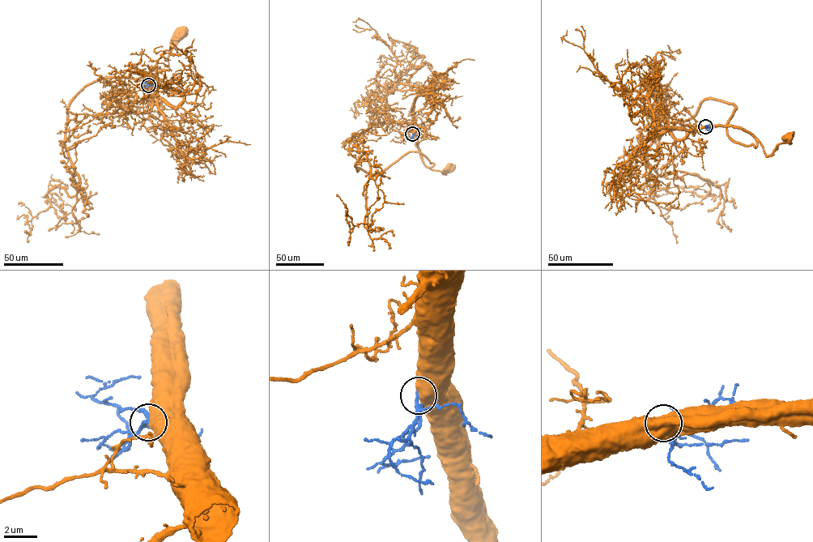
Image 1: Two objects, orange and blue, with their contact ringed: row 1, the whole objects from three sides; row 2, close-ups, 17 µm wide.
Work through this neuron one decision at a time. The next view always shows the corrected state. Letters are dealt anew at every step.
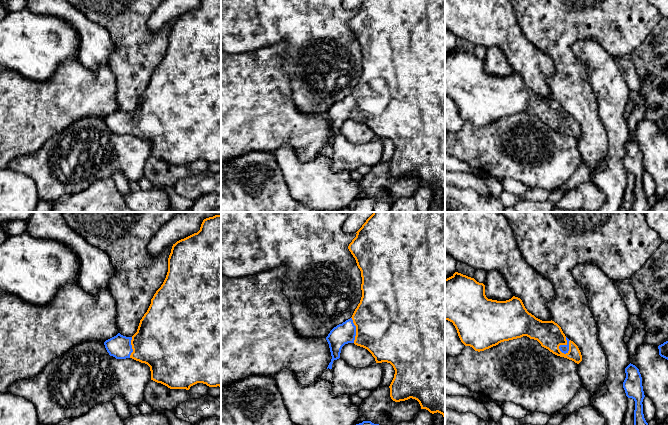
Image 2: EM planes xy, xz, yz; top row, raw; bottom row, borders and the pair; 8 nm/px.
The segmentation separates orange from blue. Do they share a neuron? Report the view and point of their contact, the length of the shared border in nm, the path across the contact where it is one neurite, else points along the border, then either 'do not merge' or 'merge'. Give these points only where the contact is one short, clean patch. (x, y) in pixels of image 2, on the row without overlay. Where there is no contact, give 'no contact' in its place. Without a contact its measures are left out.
meets orange in yz at (569, 122); contact 140 nm long; runs through yz (549, 110), (559, 120), (569, 122), (564, 125); merge

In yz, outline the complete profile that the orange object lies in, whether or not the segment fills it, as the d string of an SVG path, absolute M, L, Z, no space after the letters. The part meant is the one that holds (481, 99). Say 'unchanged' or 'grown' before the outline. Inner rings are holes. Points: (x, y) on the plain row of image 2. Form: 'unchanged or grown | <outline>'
grown | M455 48L445 55L445 96L453 99L461 118L475 127L484 127L501 118L523 112L537 116L553 130L579 140L582 131L578 122L569 116L554 97L542 97L529 89L522 76L513 72L506 77L488 75L485 61L474 54Z

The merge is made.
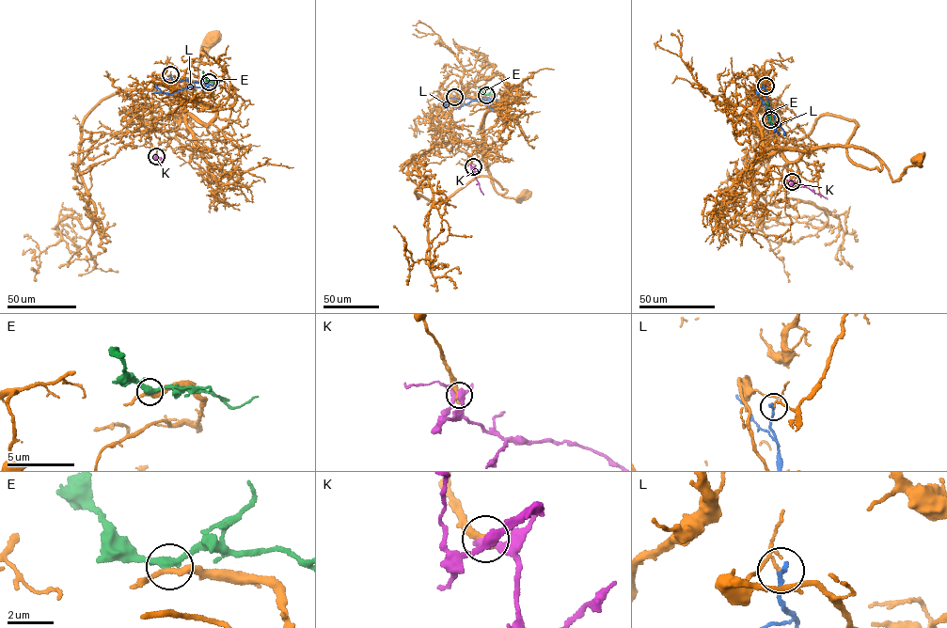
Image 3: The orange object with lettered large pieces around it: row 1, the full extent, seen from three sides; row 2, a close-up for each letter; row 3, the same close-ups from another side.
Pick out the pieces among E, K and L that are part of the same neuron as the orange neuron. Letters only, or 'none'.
none

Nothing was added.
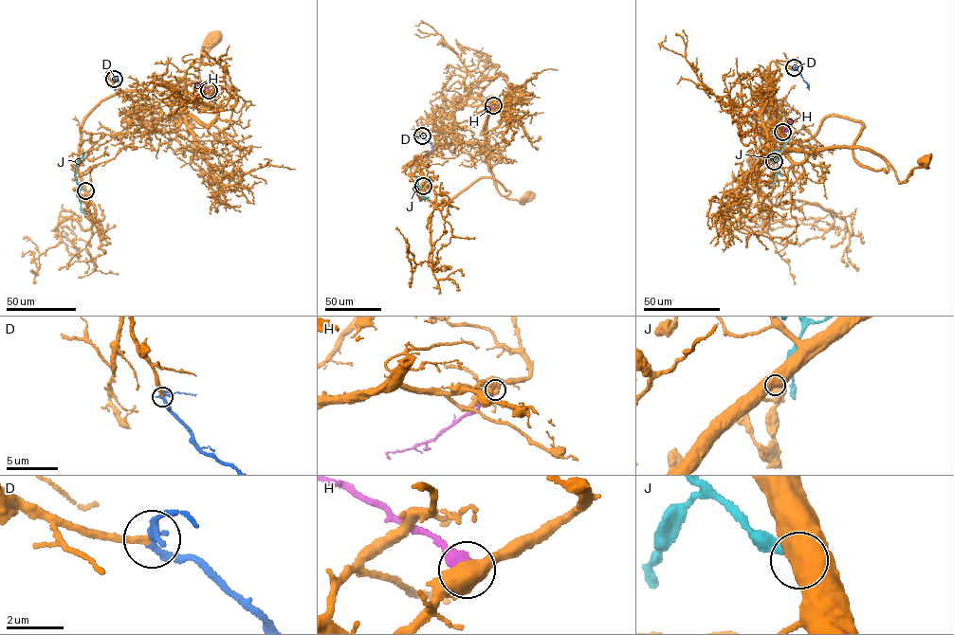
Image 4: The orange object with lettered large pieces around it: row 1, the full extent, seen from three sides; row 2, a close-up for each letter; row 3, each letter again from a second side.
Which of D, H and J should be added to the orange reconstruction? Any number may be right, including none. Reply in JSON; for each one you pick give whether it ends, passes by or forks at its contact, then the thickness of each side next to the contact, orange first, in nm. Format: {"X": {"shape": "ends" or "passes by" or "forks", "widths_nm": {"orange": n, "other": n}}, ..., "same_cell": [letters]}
{"D": {"shape": "passes by", "widths_nm": {"orange": 220, "other": 280}}, "same_cell": ["D"]}

